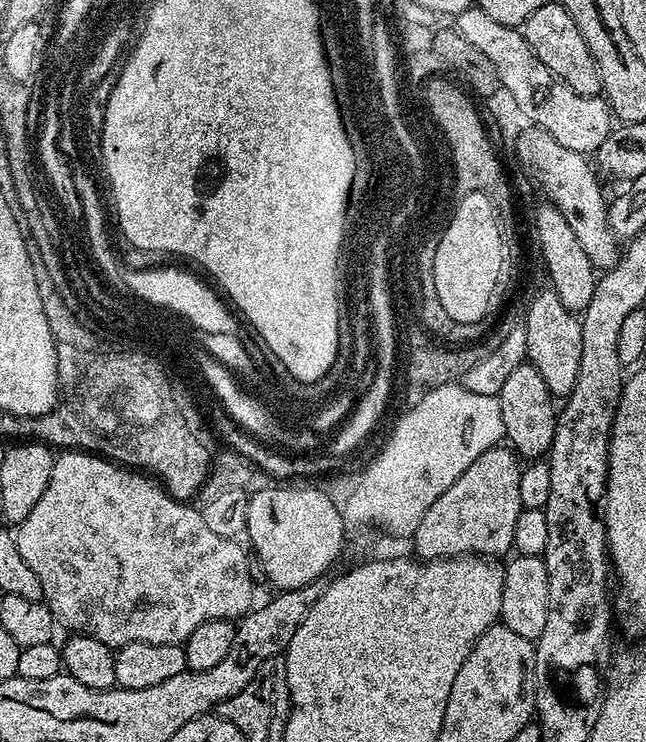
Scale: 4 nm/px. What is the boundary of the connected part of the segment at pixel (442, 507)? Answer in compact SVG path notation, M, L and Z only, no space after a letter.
M497 446L486 450L470 462L470 466L422 514L414 537L415 555L421 561L450 560L475 554L483 558L500 558L503 552L511 553L514 542L514 525L518 522L521 504L519 500L519 478L521 461L508 446Z

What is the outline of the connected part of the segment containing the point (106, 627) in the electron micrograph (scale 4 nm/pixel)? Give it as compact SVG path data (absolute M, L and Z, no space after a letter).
M64 450L61 453L61 456L59 454L54 459L45 492L38 498L29 516L18 524L14 532L18 542L18 551L22 554L22 558L26 558L30 570L34 570L34 574L38 574L38 579L42 581L43 601L52 611L61 629L69 628L67 630L69 633L98 638L104 644L110 645L113 650L135 640L151 644L183 645L184 641L190 638L190 634L194 634L194 630L202 626L202 622L207 620L236 622L248 615L254 604L252 601L254 585L250 578L250 566L248 565L249 553L247 551L244 553L236 540L227 540L222 538L222 534L214 534L214 530L206 526L203 511L199 507L188 502L181 502L175 496L169 496L159 483L153 482L139 471L129 470L127 467L87 452Z

